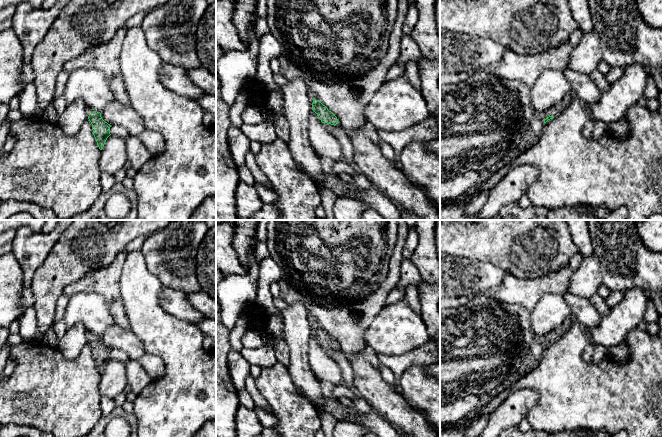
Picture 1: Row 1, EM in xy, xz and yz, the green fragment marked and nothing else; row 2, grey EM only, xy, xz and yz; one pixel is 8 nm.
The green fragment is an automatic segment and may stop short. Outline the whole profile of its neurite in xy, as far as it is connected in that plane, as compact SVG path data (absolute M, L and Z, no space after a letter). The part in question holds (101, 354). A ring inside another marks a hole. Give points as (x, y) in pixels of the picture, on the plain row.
M93 335L88 340L88 343L92 348L93 359L96 363L97 369L99 373L102 374L107 362L111 359L111 349L105 346L101 341L101 337L97 335Z

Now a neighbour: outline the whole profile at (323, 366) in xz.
M312 334L309 340L309 365L319 381L327 380L335 385L343 381L339 365L329 356Z

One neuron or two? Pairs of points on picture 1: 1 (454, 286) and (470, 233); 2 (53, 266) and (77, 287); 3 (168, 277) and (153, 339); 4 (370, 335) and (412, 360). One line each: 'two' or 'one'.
1: two
2: two
3: two
4: two

